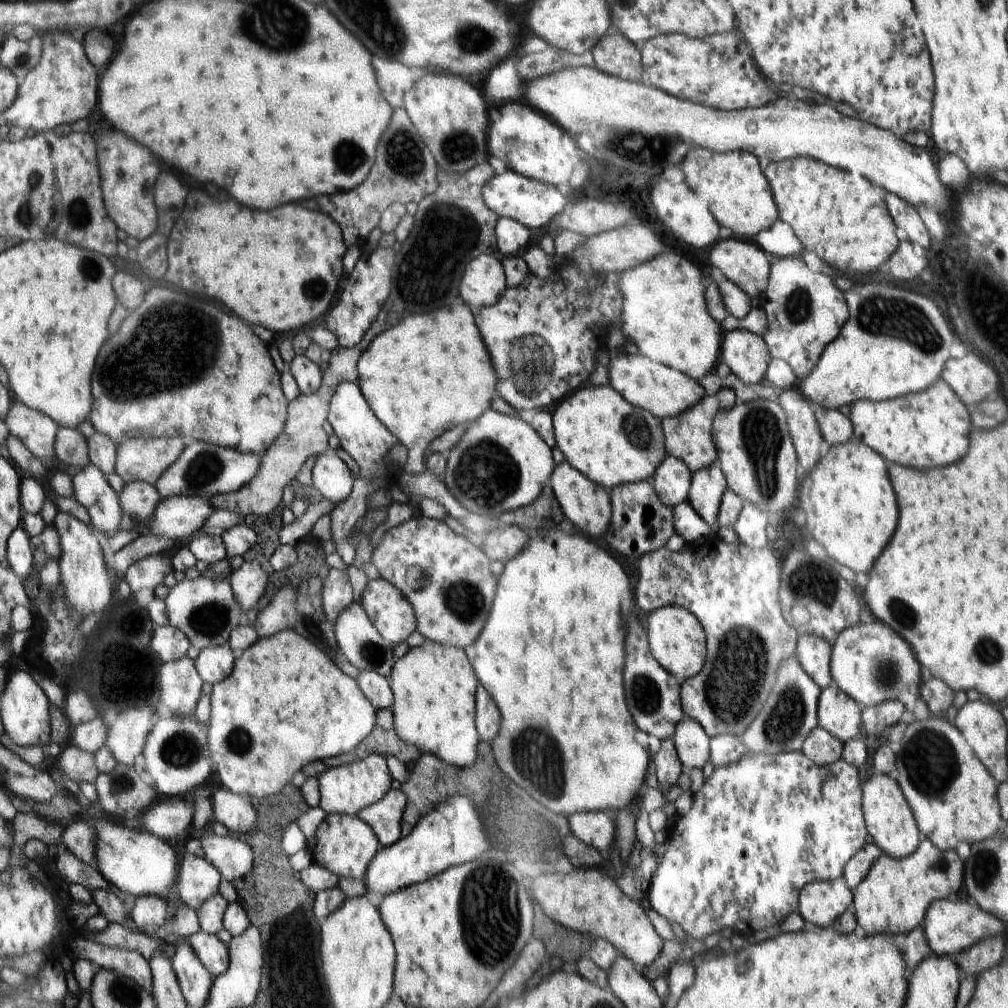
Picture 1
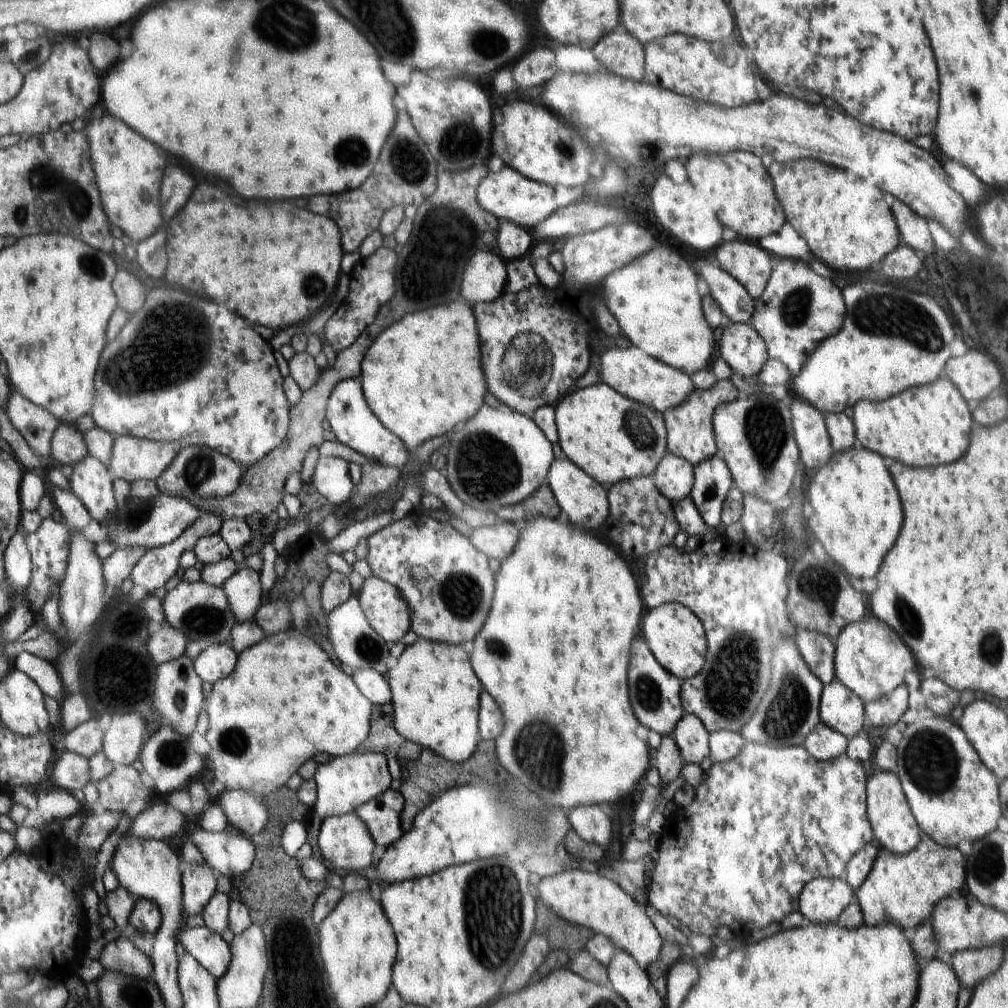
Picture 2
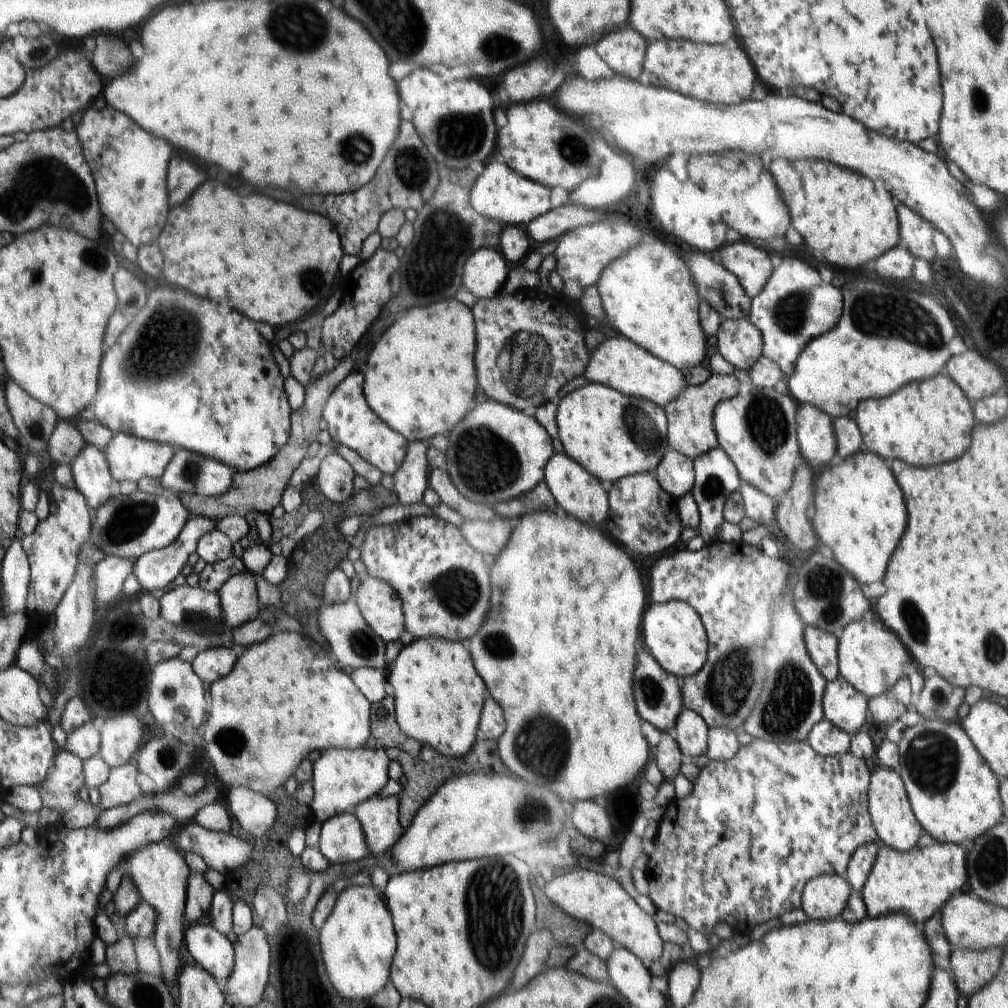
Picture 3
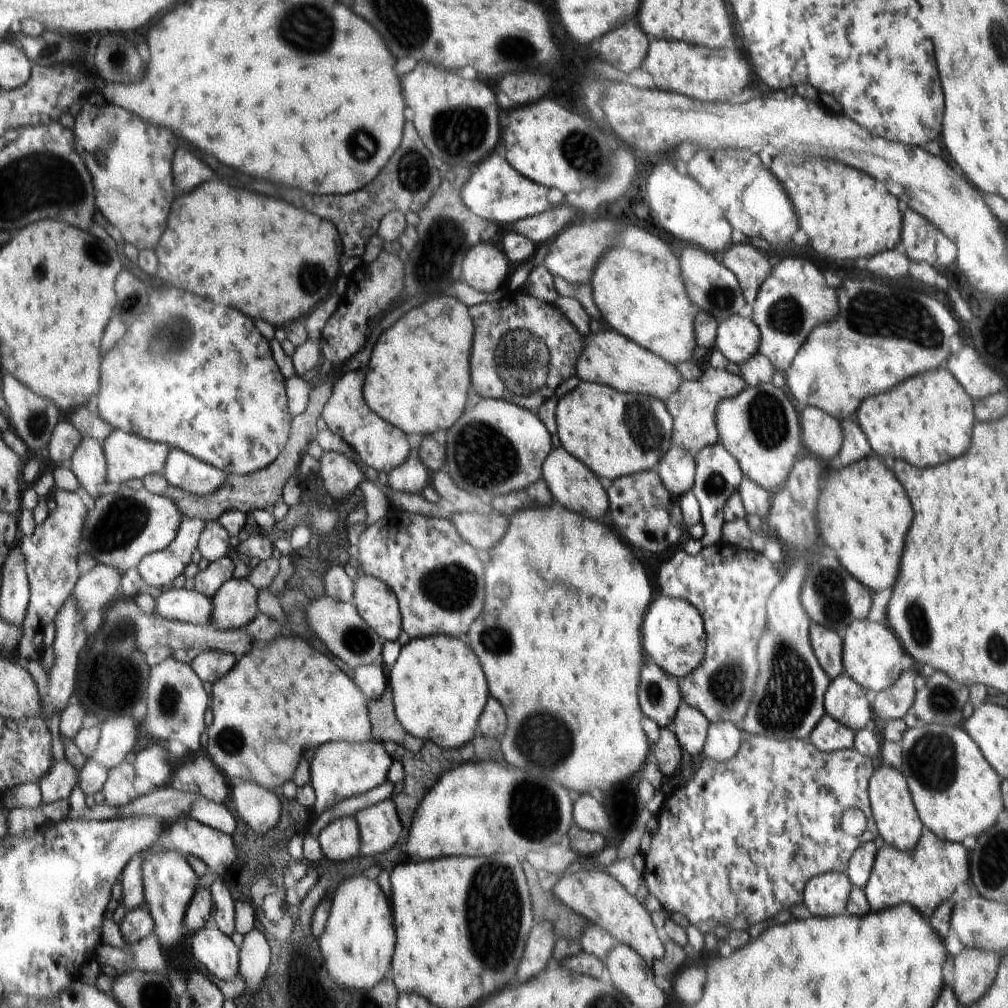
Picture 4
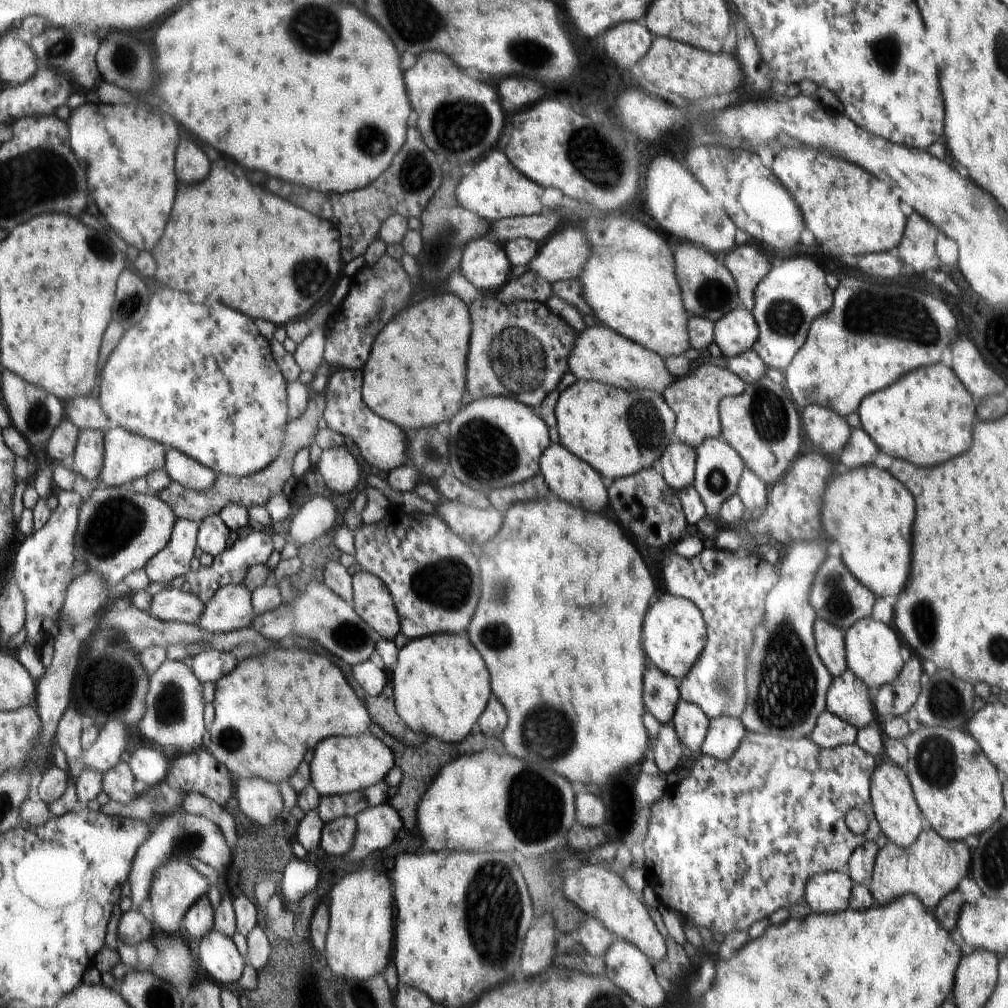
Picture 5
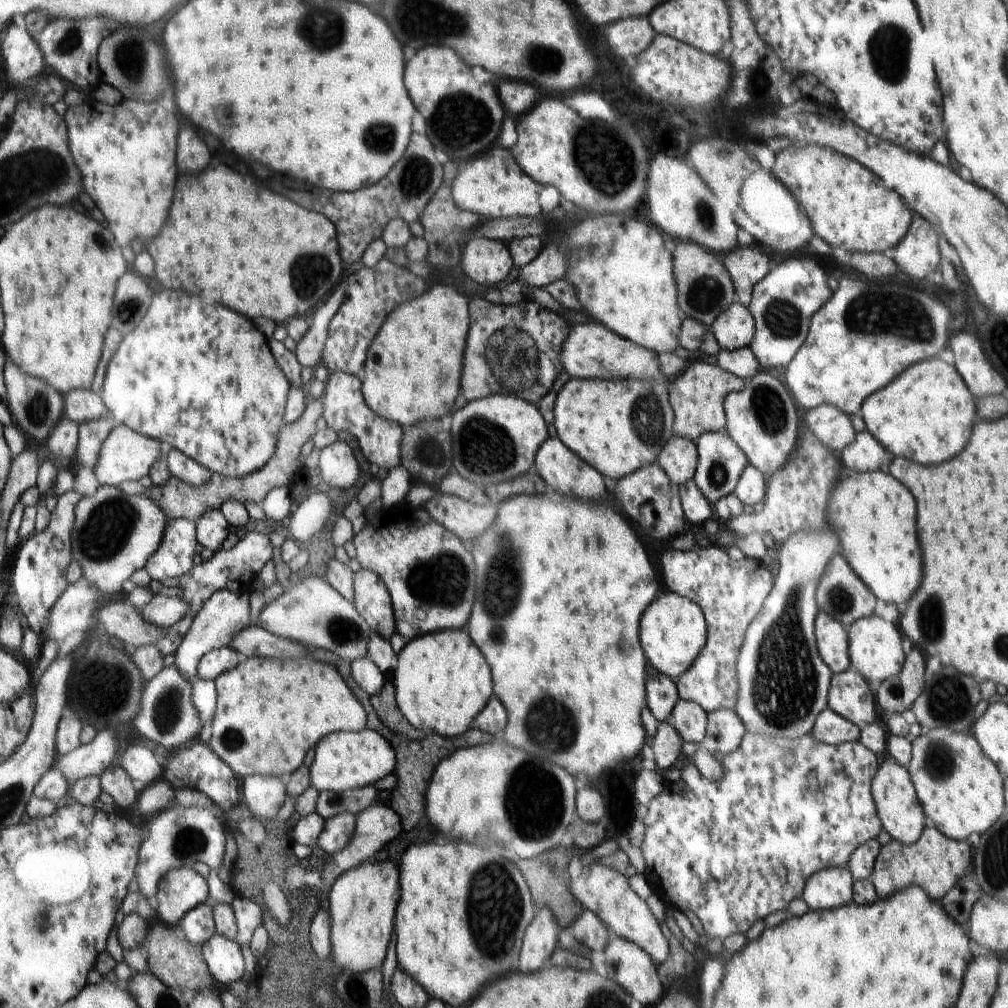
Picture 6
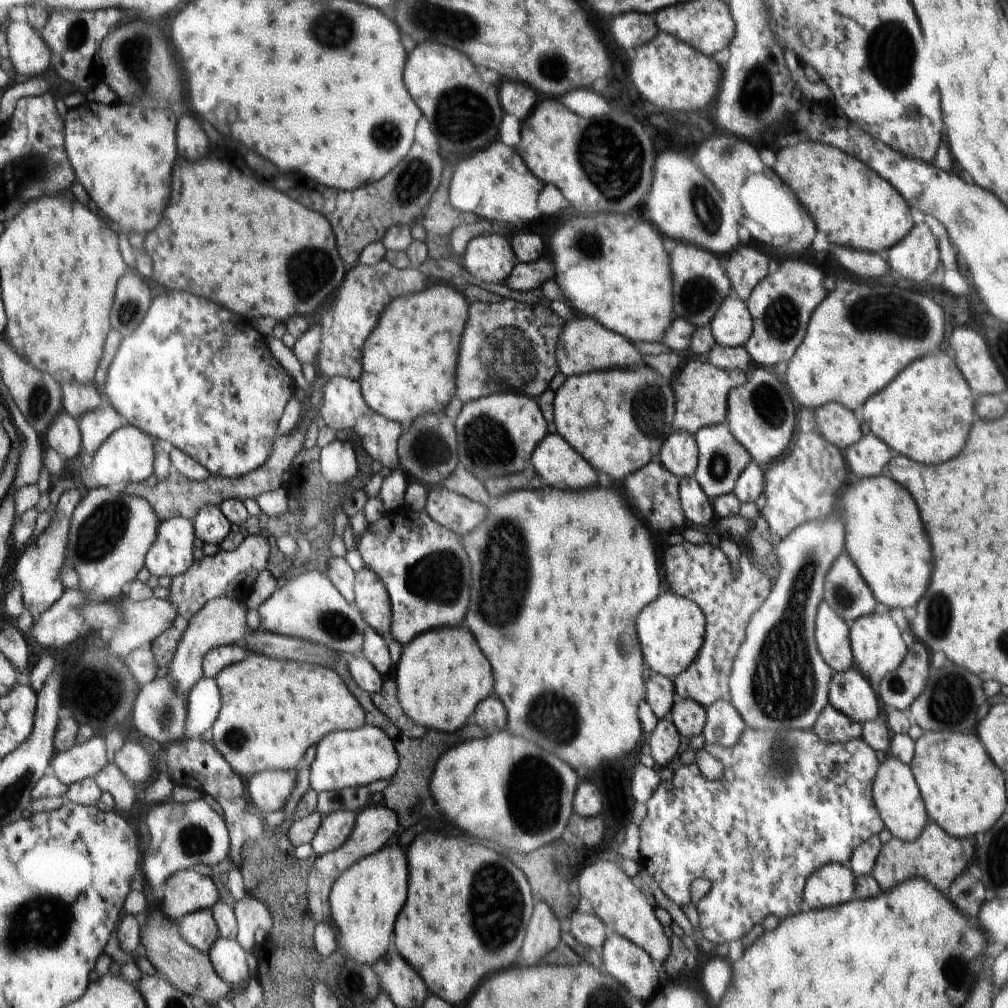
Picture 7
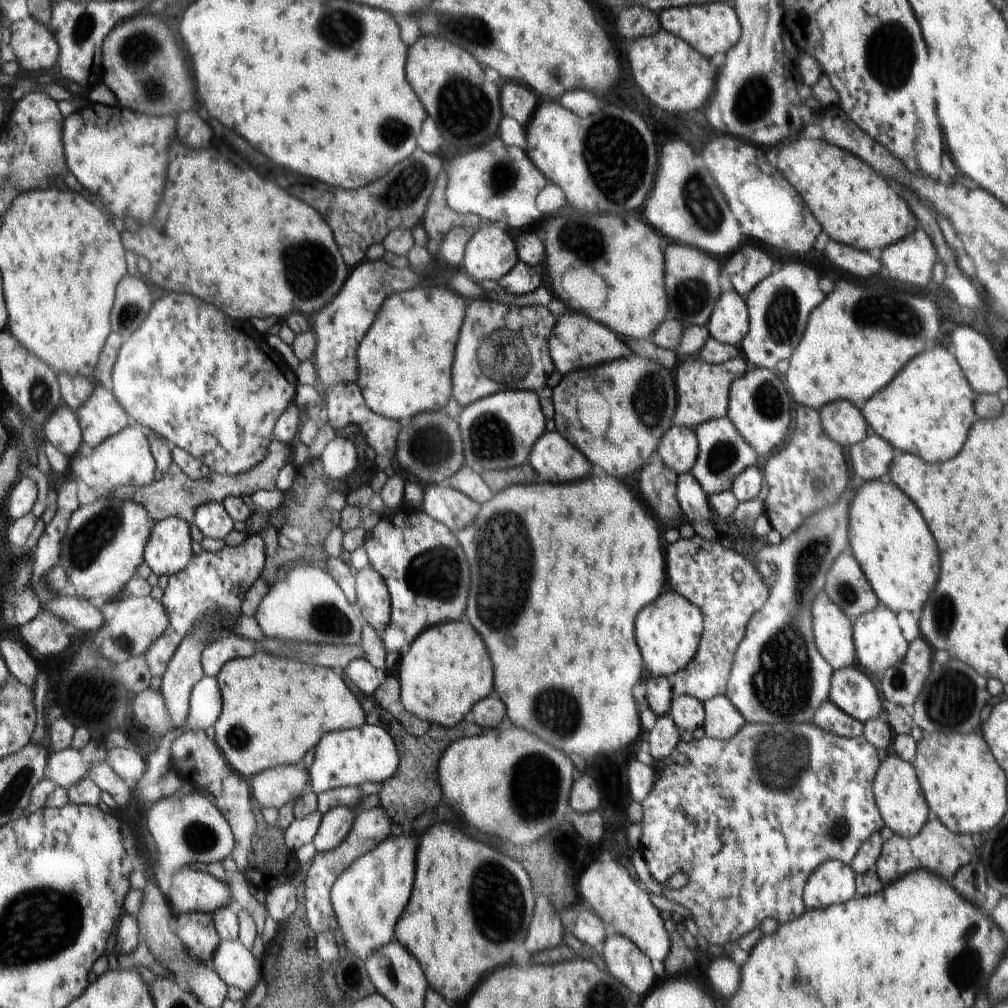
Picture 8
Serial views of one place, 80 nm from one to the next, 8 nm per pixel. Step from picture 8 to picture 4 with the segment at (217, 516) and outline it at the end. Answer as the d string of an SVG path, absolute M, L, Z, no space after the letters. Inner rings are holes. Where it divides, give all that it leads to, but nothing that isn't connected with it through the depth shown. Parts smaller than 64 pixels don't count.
M217 520L208 521L200 534L197 550L211 564L229 554L230 537L229 532Z

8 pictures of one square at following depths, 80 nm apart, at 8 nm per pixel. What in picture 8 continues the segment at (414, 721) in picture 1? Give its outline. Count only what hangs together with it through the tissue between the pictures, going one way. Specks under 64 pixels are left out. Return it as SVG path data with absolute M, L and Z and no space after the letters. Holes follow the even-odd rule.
M462 619L425 630L401 657L397 676L401 679L401 701L405 709L446 728L460 724L464 714L490 696L492 684L496 684L493 659L476 628Z

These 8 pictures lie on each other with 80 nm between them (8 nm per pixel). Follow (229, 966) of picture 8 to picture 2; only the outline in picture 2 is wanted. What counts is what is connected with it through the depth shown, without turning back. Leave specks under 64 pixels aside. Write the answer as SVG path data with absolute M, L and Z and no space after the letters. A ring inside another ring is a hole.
M209 927L184 928L178 933L178 942L202 964L214 978L222 980L228 972L230 964L230 948L228 944L218 936L216 931Z

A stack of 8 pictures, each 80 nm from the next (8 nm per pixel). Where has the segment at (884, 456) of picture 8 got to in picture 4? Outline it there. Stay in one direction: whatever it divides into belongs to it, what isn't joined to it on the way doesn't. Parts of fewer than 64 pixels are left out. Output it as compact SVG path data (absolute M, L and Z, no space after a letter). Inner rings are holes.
M846 419L842 422L842 429L844 444L841 446L840 457L837 458L835 465L846 467L872 454L868 440L858 423Z

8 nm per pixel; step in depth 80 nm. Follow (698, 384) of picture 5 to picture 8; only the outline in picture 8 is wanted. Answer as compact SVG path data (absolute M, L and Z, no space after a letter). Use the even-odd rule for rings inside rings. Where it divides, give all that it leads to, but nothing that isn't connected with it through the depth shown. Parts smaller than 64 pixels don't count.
M741 355L725 363L715 365L705 360L682 362L675 370L677 405L673 424L696 430L698 426L712 419L726 418L729 414L729 397L732 384L748 372L749 364Z

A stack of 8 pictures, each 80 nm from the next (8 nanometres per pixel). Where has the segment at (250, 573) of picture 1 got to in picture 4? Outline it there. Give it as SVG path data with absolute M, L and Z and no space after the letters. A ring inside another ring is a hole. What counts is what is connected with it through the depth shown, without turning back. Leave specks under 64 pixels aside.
M230 578L222 584L221 589L212 598L213 600L213 619L210 624L214 629L227 631L228 629L243 629L257 617L257 597L259 592L248 582L247 579L236 580Z

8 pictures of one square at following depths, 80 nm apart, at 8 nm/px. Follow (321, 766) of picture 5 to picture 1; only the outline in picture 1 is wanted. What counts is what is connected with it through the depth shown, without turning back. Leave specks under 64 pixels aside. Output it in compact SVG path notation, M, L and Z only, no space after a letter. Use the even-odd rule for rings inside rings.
M372 753L367 758L350 762L337 768L326 768L325 772L316 776L319 784L319 807L327 814L358 815L366 806L379 802L392 789L392 775L389 771L388 759Z

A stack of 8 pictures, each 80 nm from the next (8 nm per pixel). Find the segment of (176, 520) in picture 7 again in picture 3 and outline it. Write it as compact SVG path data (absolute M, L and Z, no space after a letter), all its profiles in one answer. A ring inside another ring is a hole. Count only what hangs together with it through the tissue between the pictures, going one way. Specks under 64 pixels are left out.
M206 516L191 517L185 529L181 531L180 537L172 545L162 549L152 550L136 559L133 565L133 574L138 578L143 591L151 592L171 588L174 580L181 574L185 565L188 564L189 556L196 552L197 543L200 541L200 538L206 532L210 532L215 525L216 522L210 518L206 518Z

